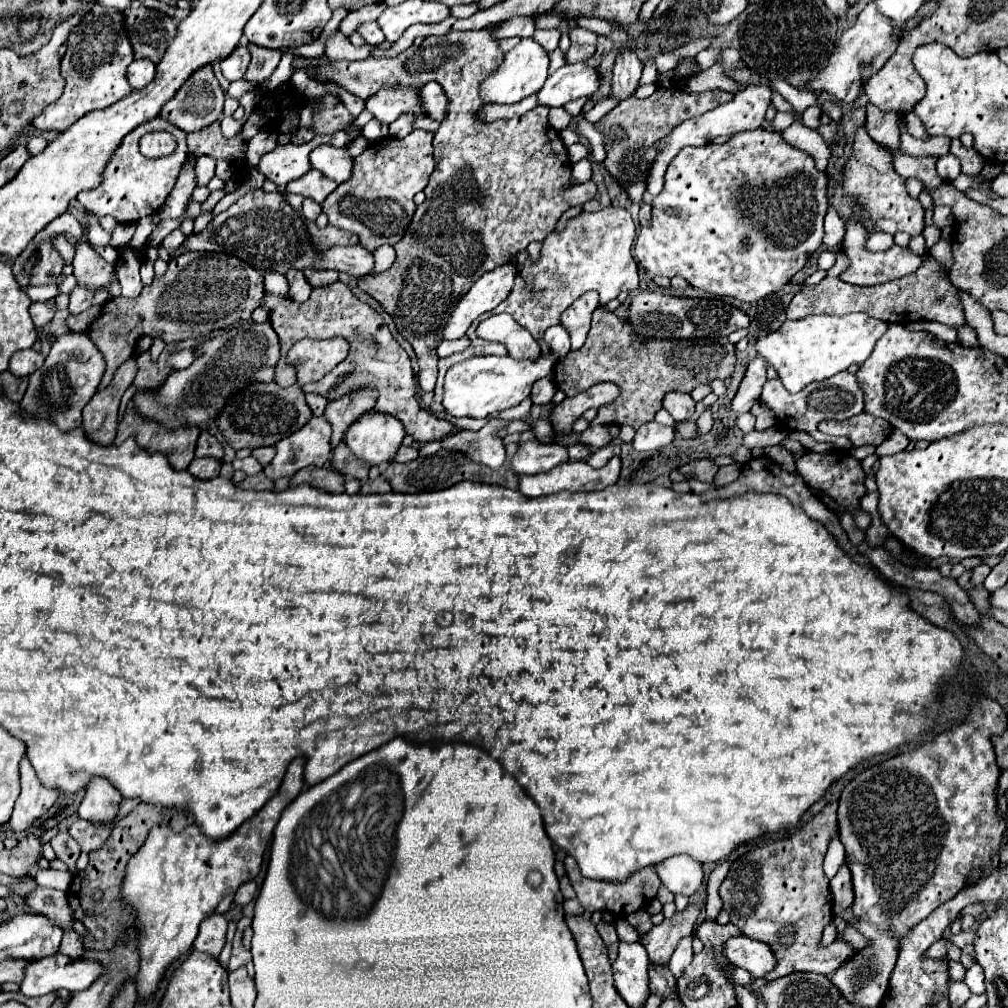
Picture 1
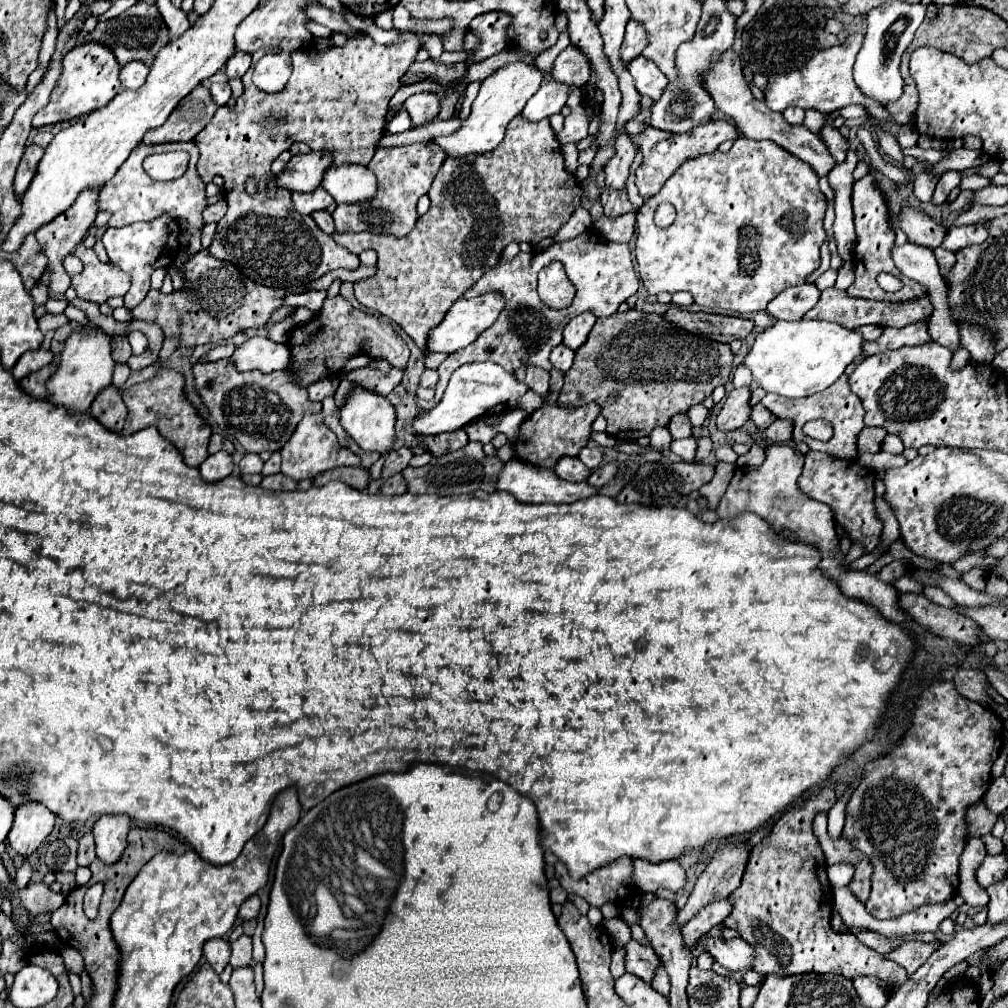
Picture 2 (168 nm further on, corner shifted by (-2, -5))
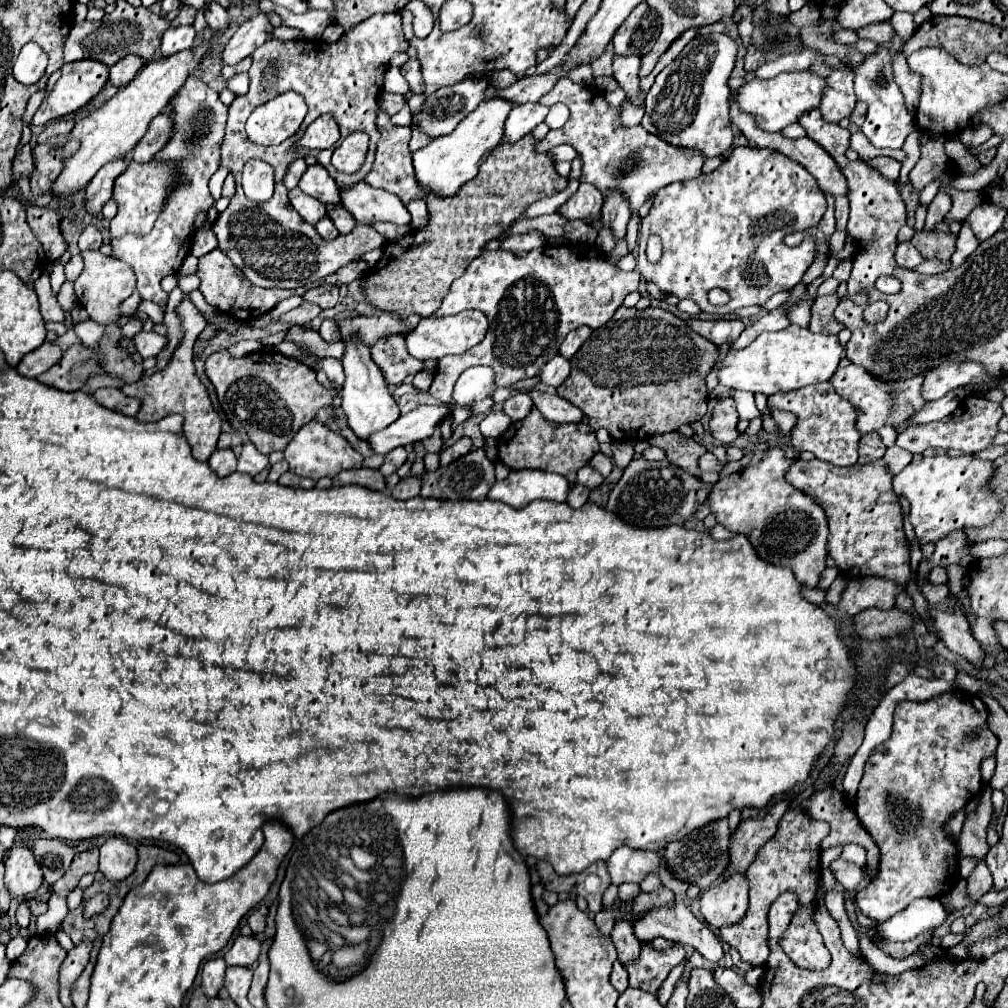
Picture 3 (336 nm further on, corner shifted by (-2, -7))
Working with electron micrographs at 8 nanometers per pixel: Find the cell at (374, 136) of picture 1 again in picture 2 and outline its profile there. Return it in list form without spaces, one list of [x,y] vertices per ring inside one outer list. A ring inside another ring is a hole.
[[[397,110],[397,112],[391,116],[389,124],[387,124],[387,132],[391,132],[391,134],[399,134],[399,132],[405,132],[405,130],[409,130],[409,128],[411,128],[411,118],[409,118],[407,112],[403,112],[403,110]]]

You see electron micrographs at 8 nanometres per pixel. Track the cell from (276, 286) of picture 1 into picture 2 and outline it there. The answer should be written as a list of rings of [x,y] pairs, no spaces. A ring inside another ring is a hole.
[[[311,290],[311,292],[305,292],[305,294],[289,294],[285,304],[289,304],[289,306],[305,306],[311,312],[319,314],[321,306],[323,306],[323,300],[325,300],[325,292]]]

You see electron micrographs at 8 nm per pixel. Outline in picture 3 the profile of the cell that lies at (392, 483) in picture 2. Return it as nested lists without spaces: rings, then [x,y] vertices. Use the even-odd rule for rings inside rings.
[[[407,476],[407,478],[401,478],[401,482],[393,488],[391,496],[397,500],[409,500],[419,496],[419,488],[421,488],[421,480]]]

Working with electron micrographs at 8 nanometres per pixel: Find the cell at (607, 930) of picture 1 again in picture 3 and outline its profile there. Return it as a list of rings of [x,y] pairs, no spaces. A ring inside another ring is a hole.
[[[615,962],[613,964],[613,972],[611,972],[611,984],[615,986],[617,992],[623,992],[627,988],[627,968],[623,966],[623,962]]]

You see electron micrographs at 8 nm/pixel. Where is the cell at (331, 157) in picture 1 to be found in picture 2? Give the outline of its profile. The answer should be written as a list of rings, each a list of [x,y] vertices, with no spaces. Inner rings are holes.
[[[341,164],[331,166],[325,172],[323,188],[333,196],[337,204],[363,204],[375,198],[377,178],[365,166]]]

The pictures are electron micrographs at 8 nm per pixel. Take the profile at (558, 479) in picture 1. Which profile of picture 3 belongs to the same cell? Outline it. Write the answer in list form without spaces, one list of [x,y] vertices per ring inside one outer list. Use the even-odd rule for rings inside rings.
[[[511,470],[505,480],[499,480],[489,490],[489,500],[501,500],[513,508],[525,508],[533,500],[565,502],[569,482],[561,474],[543,470]]]

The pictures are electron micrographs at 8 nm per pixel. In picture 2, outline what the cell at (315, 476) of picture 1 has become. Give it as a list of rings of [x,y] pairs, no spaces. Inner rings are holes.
[[[343,466],[343,468],[333,468],[333,470],[327,470],[323,474],[319,474],[315,478],[315,482],[321,486],[321,484],[327,484],[331,480],[341,480],[357,490],[365,490],[367,484],[369,484],[369,470],[357,466],[357,468],[349,468],[349,466]]]

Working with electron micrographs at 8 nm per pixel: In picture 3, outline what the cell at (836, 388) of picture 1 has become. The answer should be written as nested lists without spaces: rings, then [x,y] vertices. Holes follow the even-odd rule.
[[[829,382],[805,386],[787,394],[773,394],[767,398],[771,408],[793,412],[797,416],[797,424],[791,430],[791,448],[795,450],[811,450],[819,460],[835,464],[835,466],[853,466],[857,462],[857,444],[861,432],[855,426],[857,410],[845,398],[835,394],[835,388]]]

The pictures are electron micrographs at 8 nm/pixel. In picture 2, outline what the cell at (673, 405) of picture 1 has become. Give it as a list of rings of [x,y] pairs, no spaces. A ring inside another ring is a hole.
[[[687,414],[685,416],[675,416],[675,420],[671,420],[671,424],[669,424],[669,432],[671,432],[671,438],[673,440],[689,438],[691,436],[691,428],[693,426],[691,426]]]

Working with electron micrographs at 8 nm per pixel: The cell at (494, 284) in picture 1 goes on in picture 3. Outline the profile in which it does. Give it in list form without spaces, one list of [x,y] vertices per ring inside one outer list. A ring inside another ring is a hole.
[[[463,310],[459,314],[451,314],[447,318],[421,318],[417,328],[407,334],[407,350],[413,358],[417,360],[427,360],[427,358],[443,358],[447,354],[463,354],[475,344],[481,342],[483,334],[487,332],[487,316],[481,310]]]

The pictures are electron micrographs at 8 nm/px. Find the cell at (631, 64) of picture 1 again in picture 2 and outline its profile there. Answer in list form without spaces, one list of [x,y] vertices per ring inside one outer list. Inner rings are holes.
[[[633,18],[627,22],[627,32],[625,32],[625,38],[623,38],[623,44],[621,44],[621,60],[627,64],[631,62],[635,56],[639,56],[647,46],[647,32],[645,28],[635,22]]]

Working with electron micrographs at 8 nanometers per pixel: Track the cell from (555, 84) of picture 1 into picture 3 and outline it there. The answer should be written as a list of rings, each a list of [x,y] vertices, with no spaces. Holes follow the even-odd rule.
[[[527,102],[527,106],[515,106],[505,122],[505,140],[517,142],[525,134],[529,134],[537,124],[545,120],[549,106],[541,102]]]

